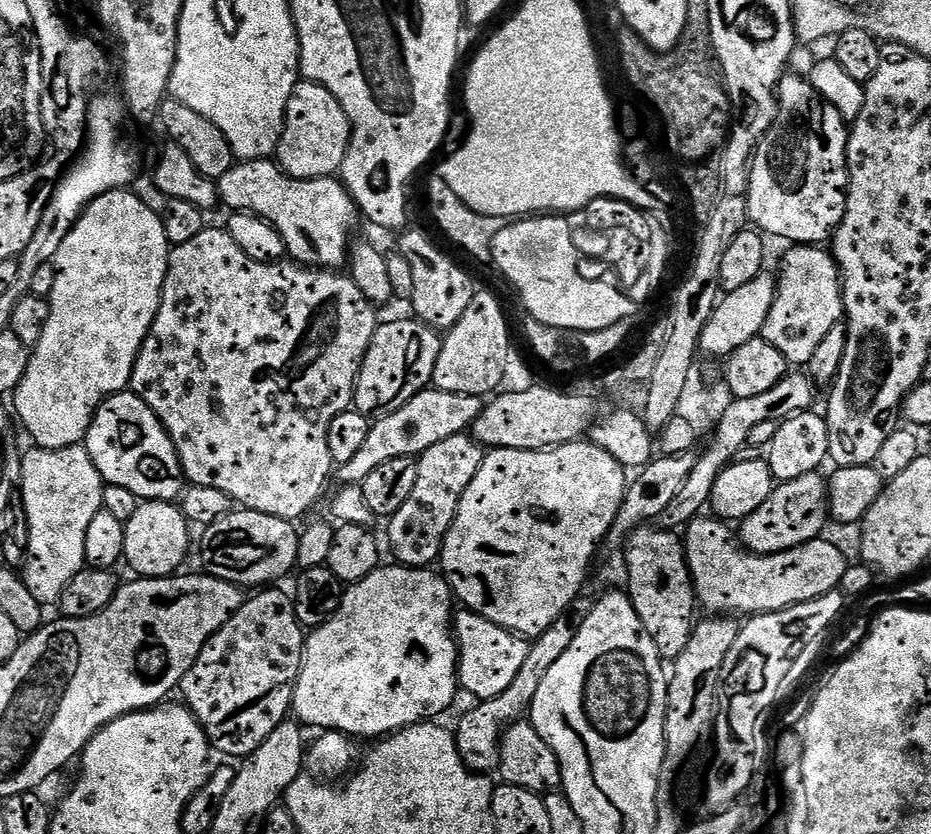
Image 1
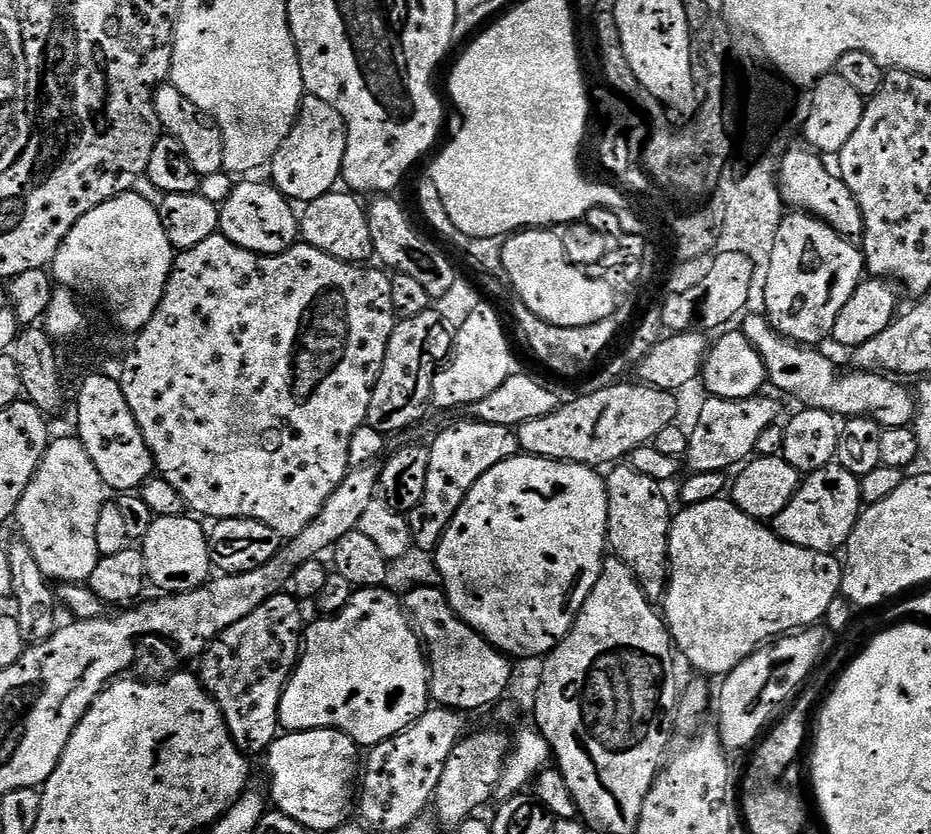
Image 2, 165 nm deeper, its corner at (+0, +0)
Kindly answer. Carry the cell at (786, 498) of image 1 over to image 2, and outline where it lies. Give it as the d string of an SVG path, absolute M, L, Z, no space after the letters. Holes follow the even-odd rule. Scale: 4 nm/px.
M839 462L807 473L801 479L800 488L794 498L786 502L786 510L782 510L782 514L770 521L772 531L786 542L802 546L806 550L839 553L847 545L862 511L860 482L861 477L850 474L850 470L846 470Z

